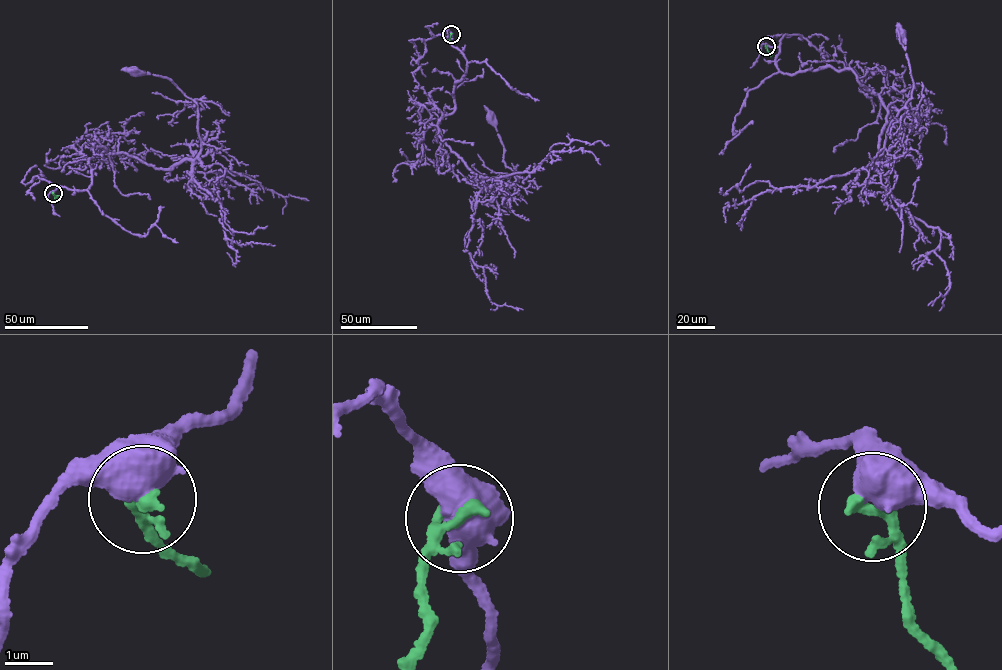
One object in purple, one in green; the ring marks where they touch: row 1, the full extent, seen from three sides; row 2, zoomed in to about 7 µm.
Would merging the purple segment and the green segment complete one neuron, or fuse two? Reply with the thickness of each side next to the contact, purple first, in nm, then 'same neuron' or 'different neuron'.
calibres 700 and 220 nm; different neuron

